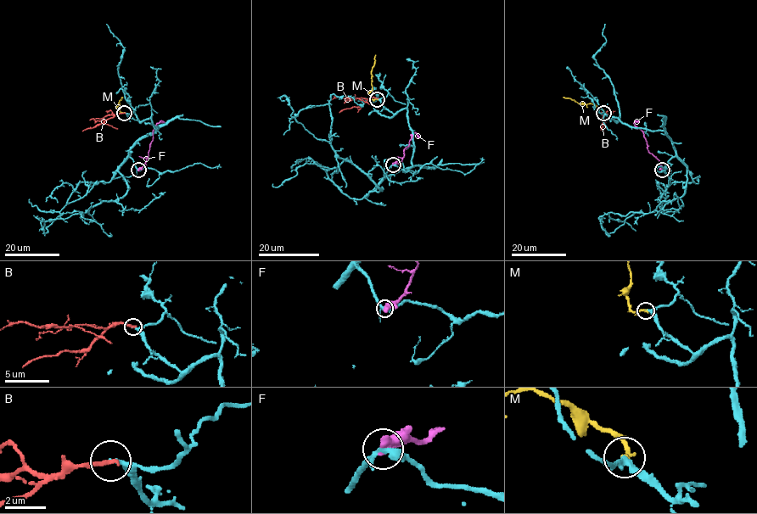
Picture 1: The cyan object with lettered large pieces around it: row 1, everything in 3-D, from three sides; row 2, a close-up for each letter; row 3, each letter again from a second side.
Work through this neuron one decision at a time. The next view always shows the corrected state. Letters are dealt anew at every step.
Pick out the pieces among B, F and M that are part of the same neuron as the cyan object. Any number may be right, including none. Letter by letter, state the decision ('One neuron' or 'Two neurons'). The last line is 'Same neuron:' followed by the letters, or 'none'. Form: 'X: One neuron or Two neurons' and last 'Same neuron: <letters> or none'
B: Two neurons
F: Two neurons
M: One neuron
Same neuron: M

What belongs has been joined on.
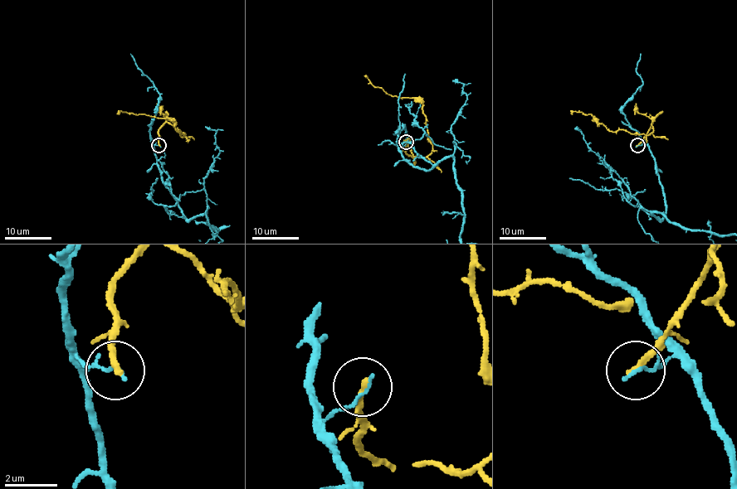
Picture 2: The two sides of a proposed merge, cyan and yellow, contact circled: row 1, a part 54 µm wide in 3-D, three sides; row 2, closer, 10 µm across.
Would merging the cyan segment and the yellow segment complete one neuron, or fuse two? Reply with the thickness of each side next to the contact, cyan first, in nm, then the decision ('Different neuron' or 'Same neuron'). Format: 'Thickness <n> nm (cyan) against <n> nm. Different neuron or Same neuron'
Thickness 140 nm (cyan) against 260 nm. Different neuron

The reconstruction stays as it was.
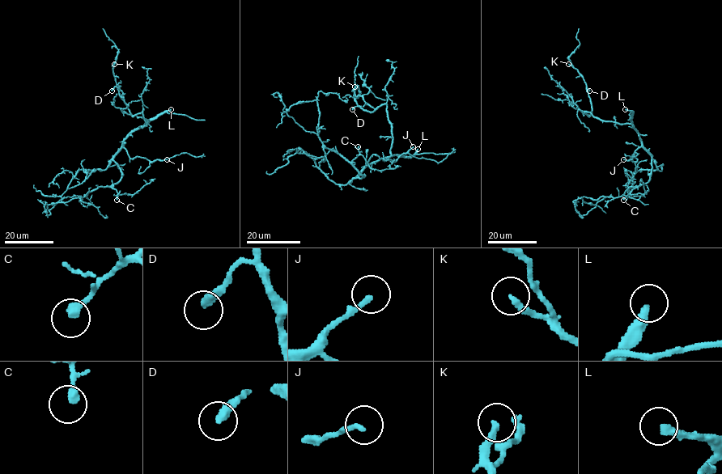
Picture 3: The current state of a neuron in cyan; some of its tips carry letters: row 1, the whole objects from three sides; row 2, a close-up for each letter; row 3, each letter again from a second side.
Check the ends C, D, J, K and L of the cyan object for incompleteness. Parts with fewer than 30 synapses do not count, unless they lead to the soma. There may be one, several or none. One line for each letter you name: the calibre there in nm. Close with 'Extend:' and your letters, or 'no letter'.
L: 320 nm thick
Extend: L

